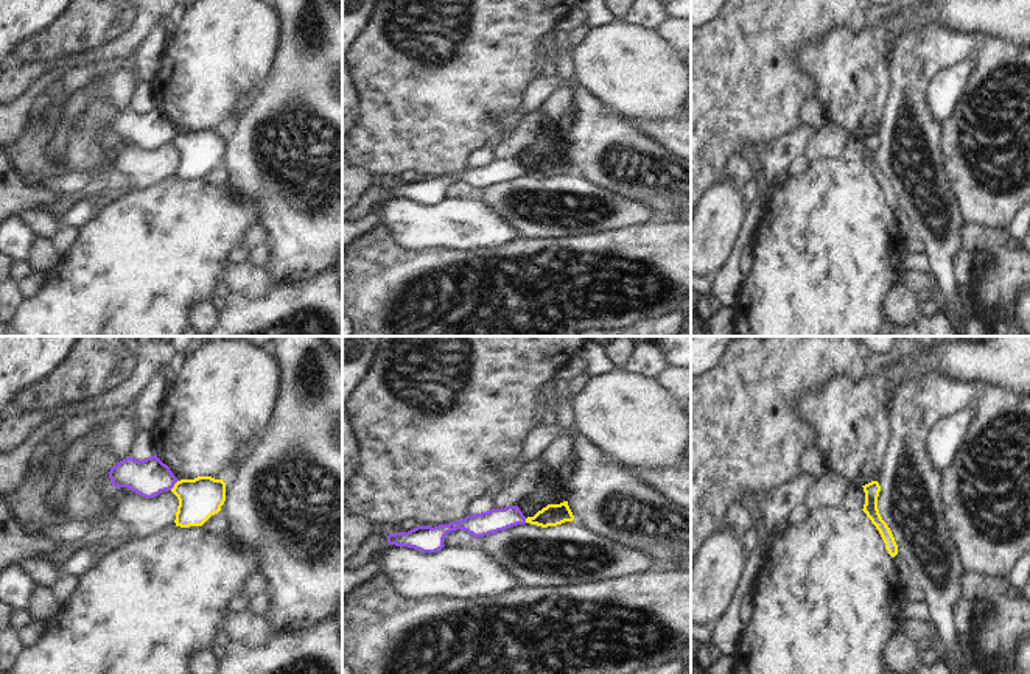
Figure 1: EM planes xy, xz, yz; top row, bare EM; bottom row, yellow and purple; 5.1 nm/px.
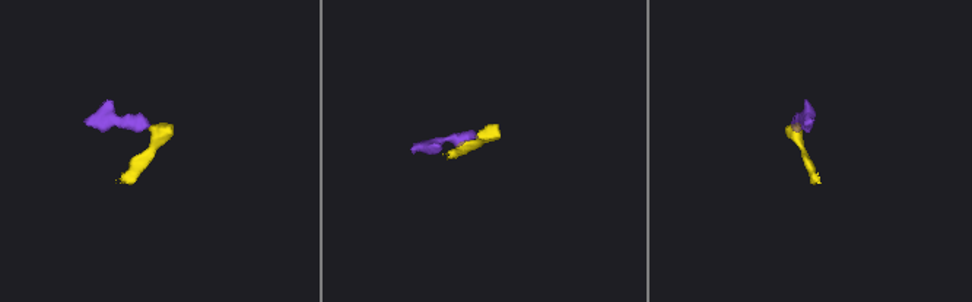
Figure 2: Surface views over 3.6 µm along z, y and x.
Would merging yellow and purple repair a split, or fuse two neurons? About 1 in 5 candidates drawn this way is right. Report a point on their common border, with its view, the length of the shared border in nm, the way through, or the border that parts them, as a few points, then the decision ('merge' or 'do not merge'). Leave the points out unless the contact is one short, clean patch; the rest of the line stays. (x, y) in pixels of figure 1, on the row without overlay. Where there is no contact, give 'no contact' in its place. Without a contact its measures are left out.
xy (175, 136) | 70 nm | along xy (178, 131), (170, 140) | do not merge

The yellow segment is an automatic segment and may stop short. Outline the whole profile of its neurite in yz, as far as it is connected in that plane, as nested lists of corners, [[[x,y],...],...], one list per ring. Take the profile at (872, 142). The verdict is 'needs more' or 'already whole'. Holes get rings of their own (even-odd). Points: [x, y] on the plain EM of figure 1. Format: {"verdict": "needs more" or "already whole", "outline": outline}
{"verdict": "already whole", "outline": [[[871,132],[871,134],[868,134],[862,139],[864,139],[864,143],[865,143],[865,156],[864,156],[862,162],[867,165],[867,168],[871,171],[871,174],[879,182],[888,205],[892,209],[895,209],[898,205],[898,196],[895,193],[895,188],[893,188],[890,179],[882,171],[882,168],[879,165],[879,160],[878,160],[878,148],[879,148],[879,143],[881,143],[881,137],[879,137],[878,132]]]}

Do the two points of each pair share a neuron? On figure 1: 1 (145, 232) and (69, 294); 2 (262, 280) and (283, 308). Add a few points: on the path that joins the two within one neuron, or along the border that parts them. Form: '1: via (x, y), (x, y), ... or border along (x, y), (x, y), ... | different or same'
1: via (126, 251), (87, 290) | same
2: border along (273, 284), (255, 298), (232, 293) | different

